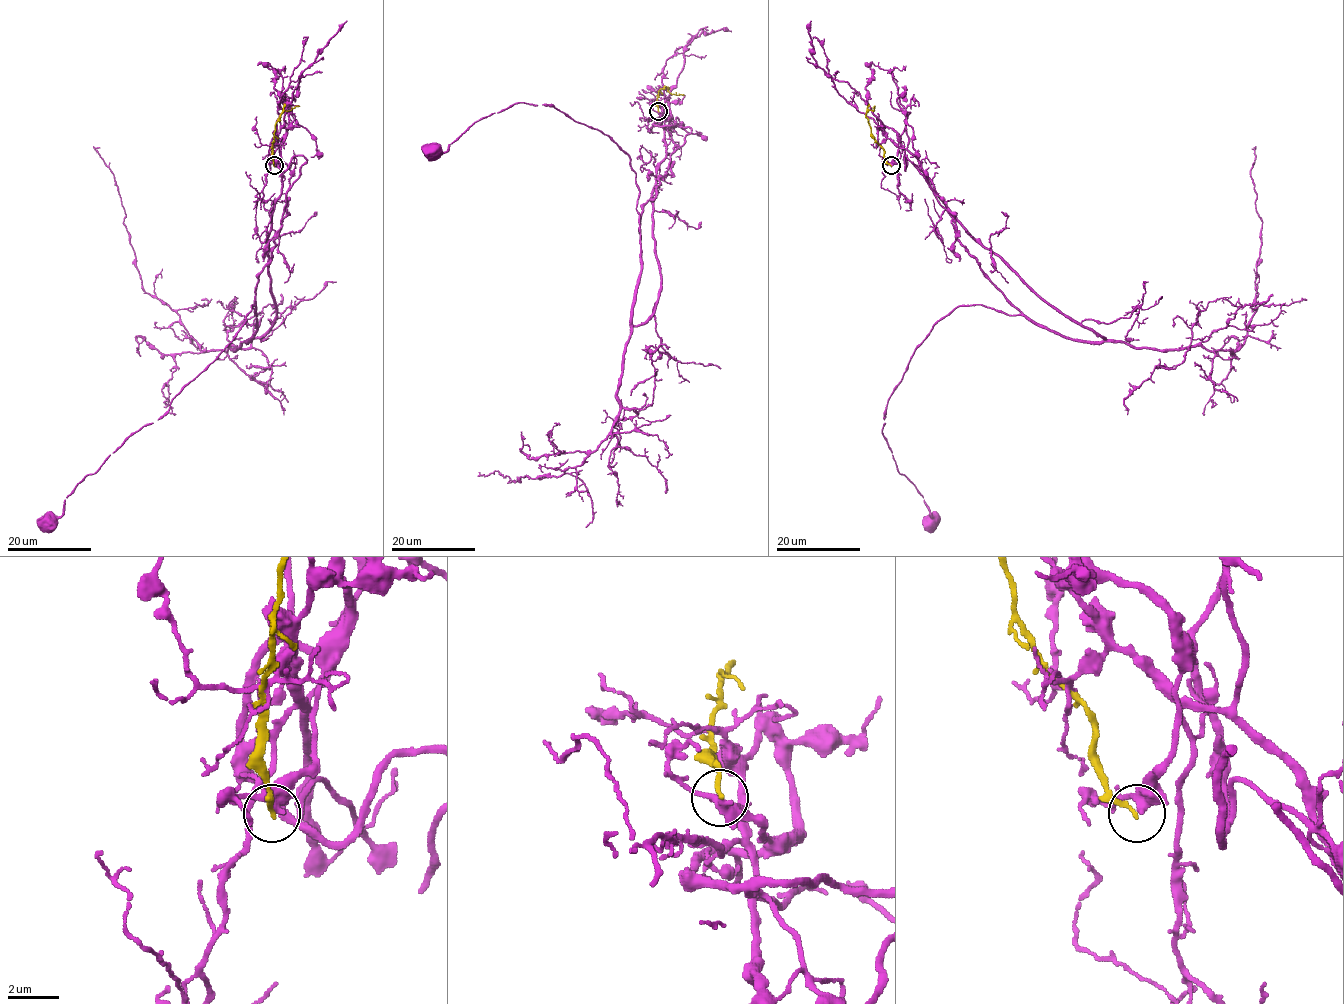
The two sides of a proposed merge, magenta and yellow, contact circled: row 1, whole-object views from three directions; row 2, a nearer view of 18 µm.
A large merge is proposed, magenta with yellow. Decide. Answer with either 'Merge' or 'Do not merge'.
Do not merge

